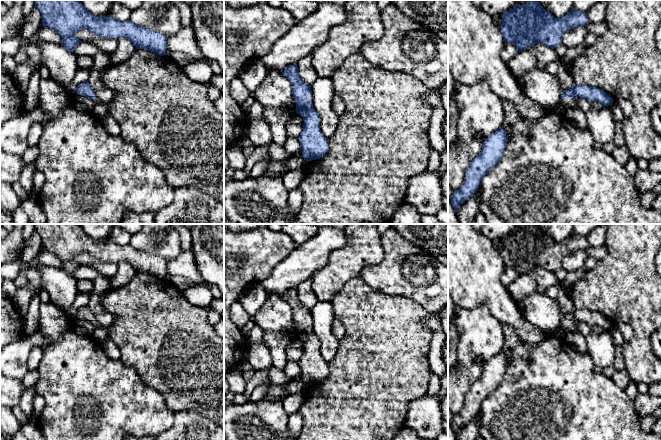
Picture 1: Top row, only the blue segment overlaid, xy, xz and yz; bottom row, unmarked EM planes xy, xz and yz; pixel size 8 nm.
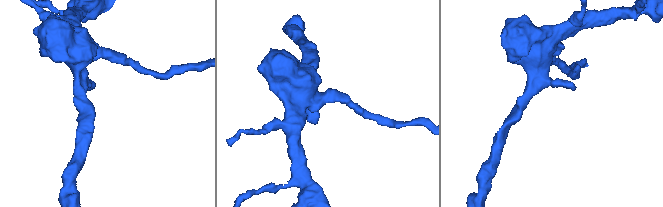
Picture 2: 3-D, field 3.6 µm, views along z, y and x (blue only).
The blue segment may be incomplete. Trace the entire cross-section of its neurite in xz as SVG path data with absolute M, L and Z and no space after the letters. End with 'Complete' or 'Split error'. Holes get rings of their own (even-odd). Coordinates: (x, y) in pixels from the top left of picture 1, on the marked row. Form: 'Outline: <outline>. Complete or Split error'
Outline: M297 64L287 66L282 72L292 85L296 113L304 119L303 131L299 136L302 157L306 161L323 157L328 151L328 140L320 130L320 116L312 103L311 86L303 82Z. Complete

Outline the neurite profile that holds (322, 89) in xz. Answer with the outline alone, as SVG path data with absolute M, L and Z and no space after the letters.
M318 77L310 86L313 107L321 119L320 130L328 139L335 131L337 123L336 115L331 108L335 95L333 81L331 78Z

